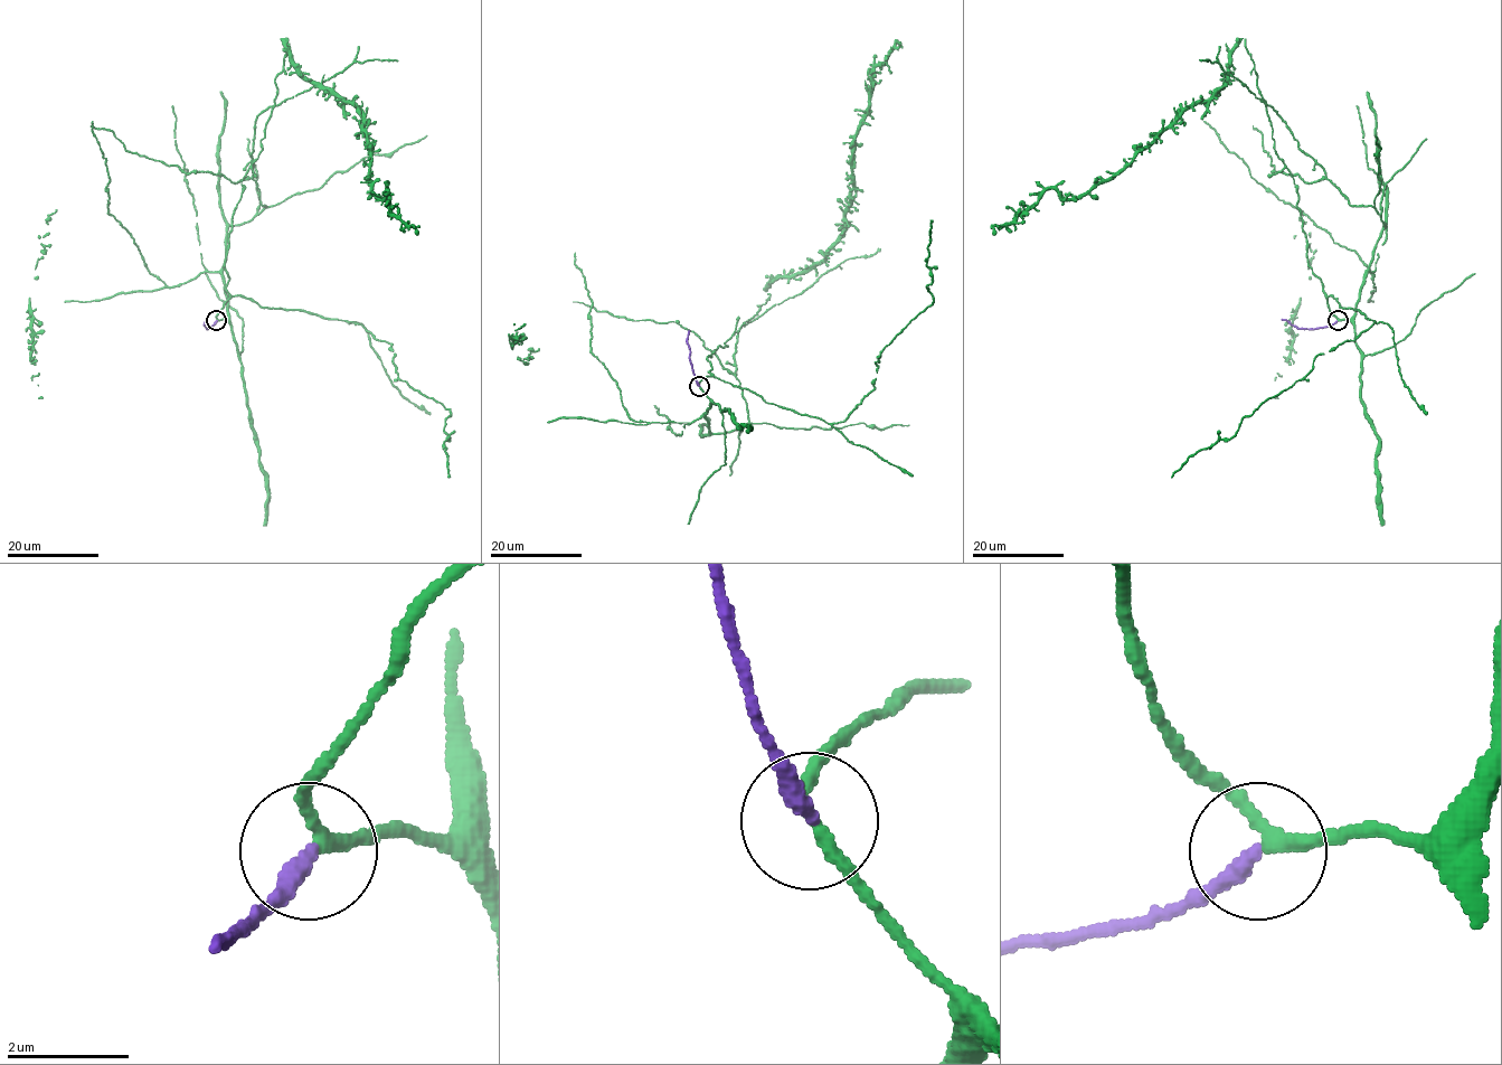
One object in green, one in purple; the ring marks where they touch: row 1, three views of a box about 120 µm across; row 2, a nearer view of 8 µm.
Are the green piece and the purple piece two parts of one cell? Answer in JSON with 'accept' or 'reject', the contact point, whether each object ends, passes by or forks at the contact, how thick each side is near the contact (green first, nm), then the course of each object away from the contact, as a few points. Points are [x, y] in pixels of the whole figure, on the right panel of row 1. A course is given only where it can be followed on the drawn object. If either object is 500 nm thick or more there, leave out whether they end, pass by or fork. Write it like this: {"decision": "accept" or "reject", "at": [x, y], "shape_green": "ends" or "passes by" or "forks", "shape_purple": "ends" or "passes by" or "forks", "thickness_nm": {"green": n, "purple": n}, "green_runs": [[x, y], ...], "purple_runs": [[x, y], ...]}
{"decision": "accept", "at": [1338, 320], "shape_green": "passes by", "shape_purple": "ends", "thickness_nm": {"green": 200, "purple": 280}, "green_runs": [[1338, 320], [1309, 264], [1245, 38], [1219, 87], [1117, 172], [1077, 197], [1048, 188], [994, 235]], "purple_runs": [[1337, 320], [1329, 326], [1299, 328], [1282, 319]]}

